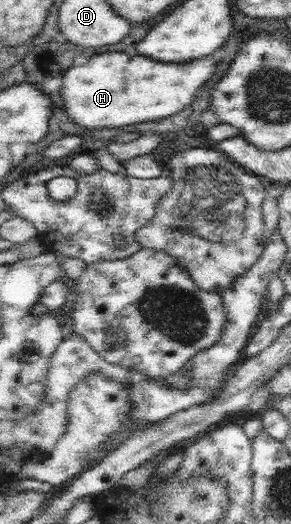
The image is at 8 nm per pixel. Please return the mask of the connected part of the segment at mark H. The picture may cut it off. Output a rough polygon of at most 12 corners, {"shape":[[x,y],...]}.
{"shape":[[104,53],[64,77],[90,129],[178,115],[216,71]]}

